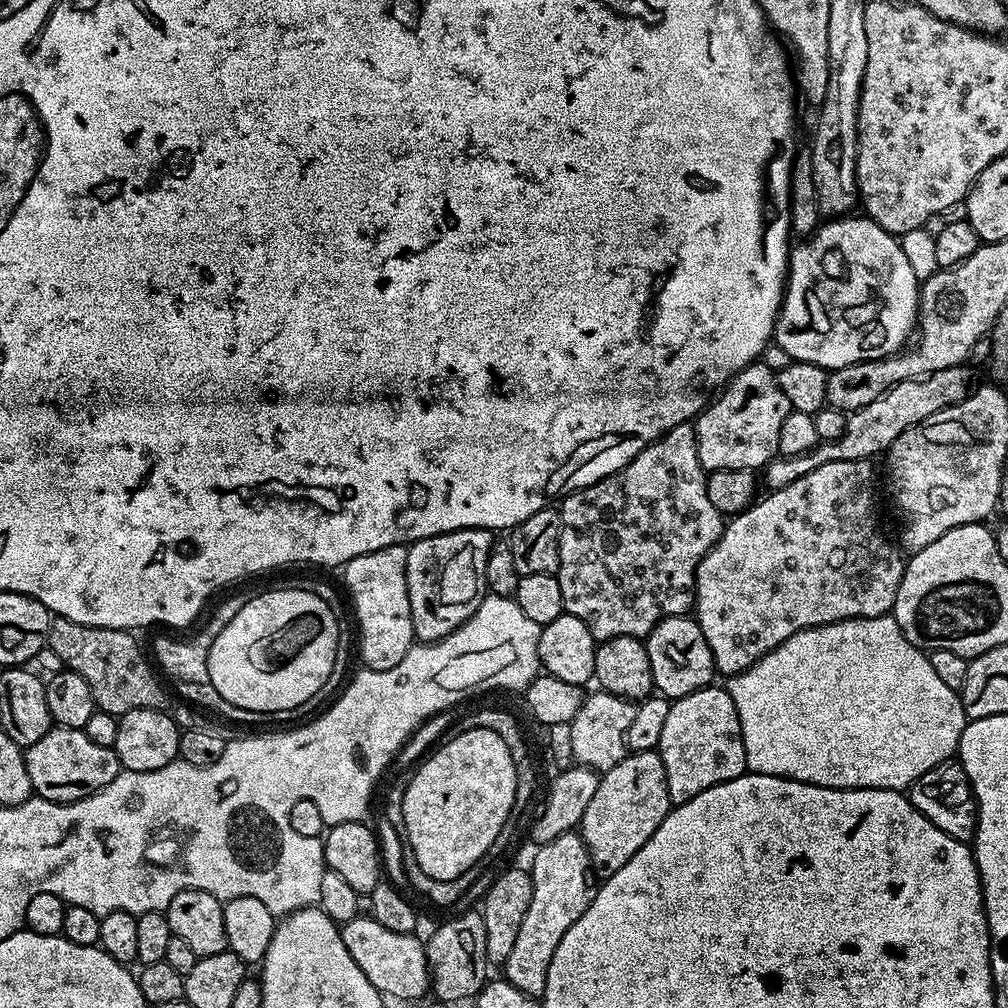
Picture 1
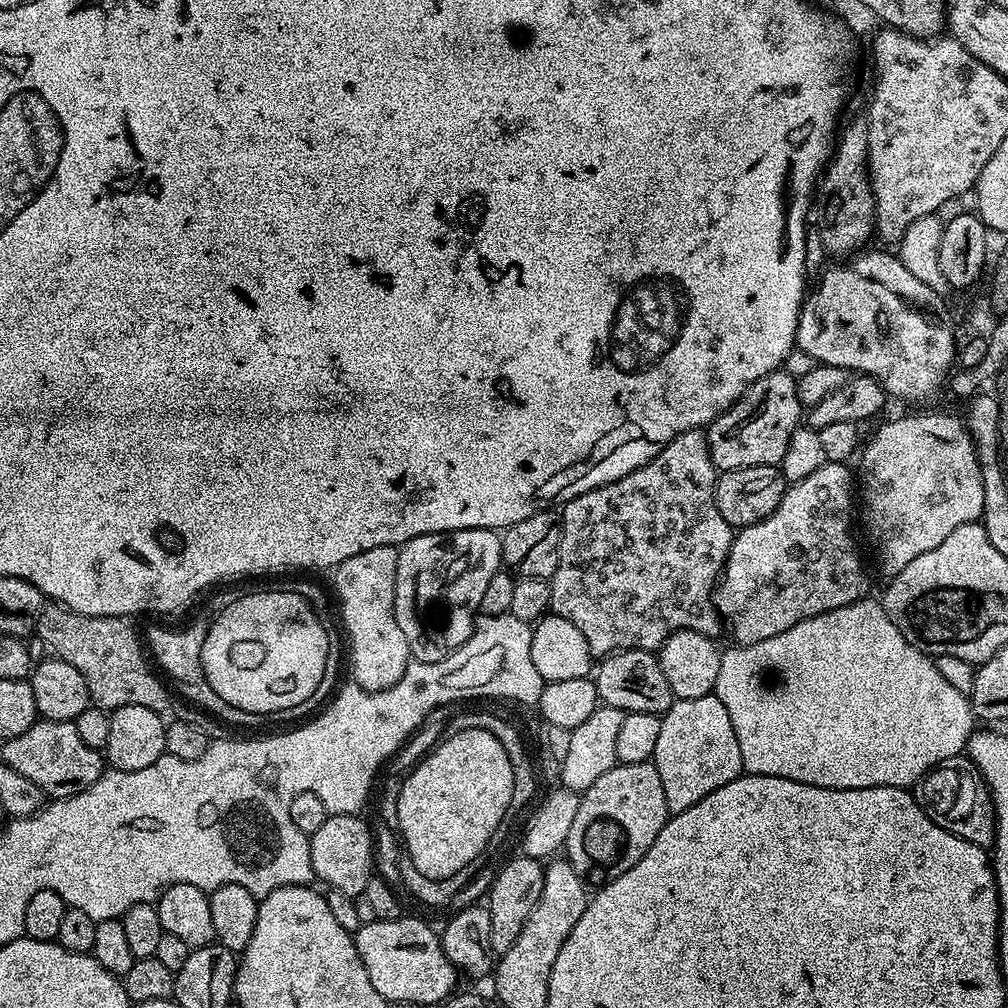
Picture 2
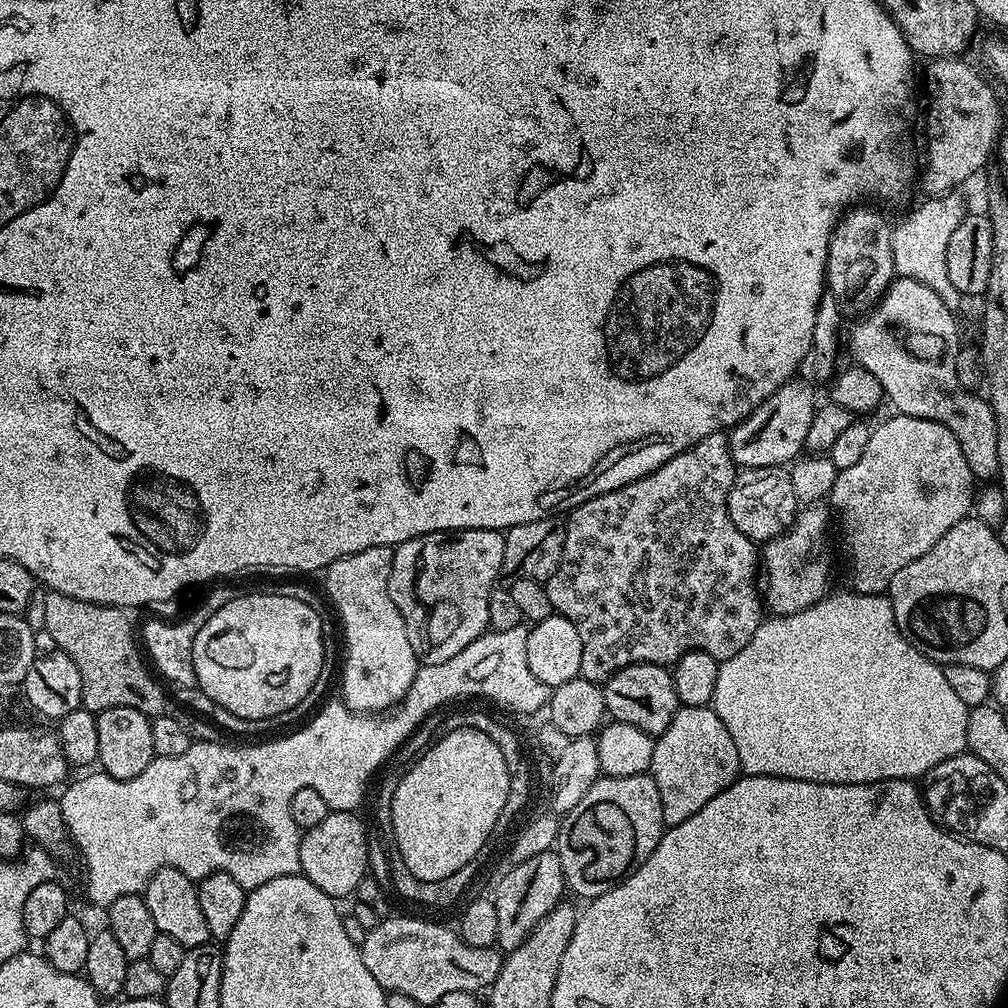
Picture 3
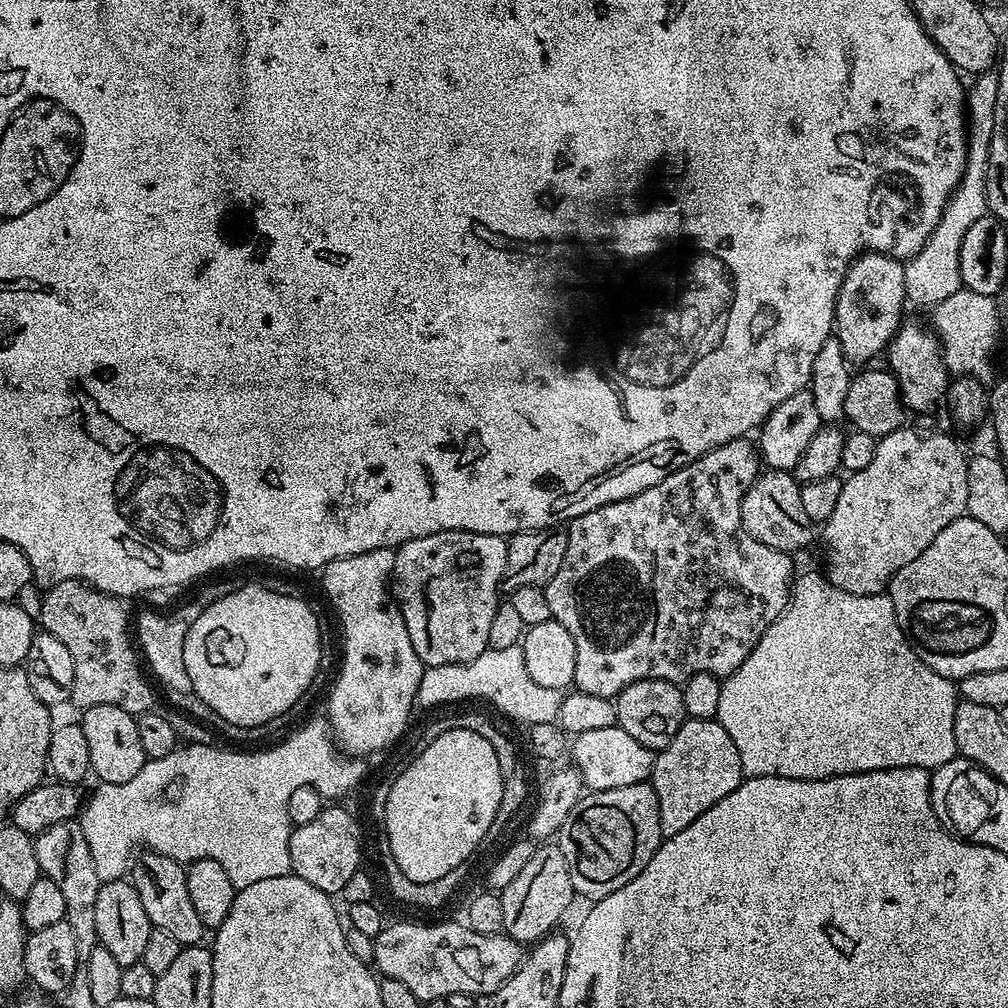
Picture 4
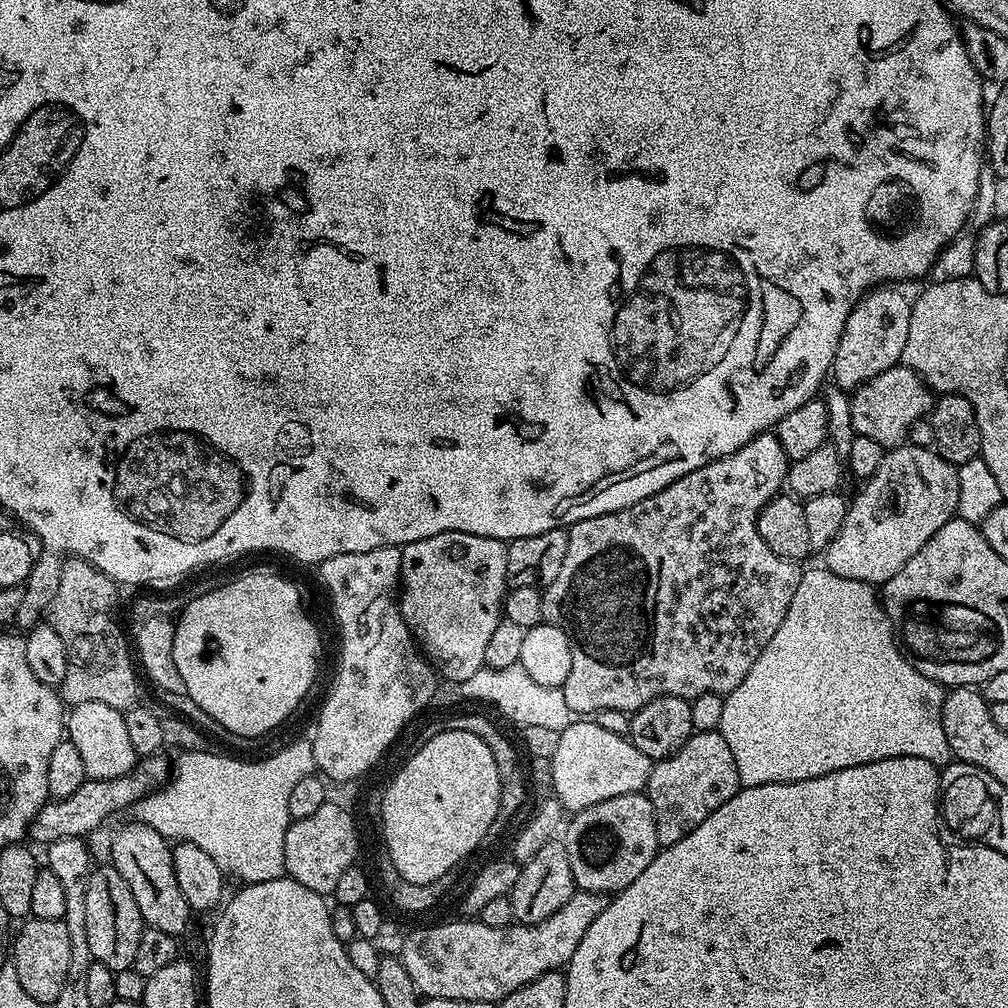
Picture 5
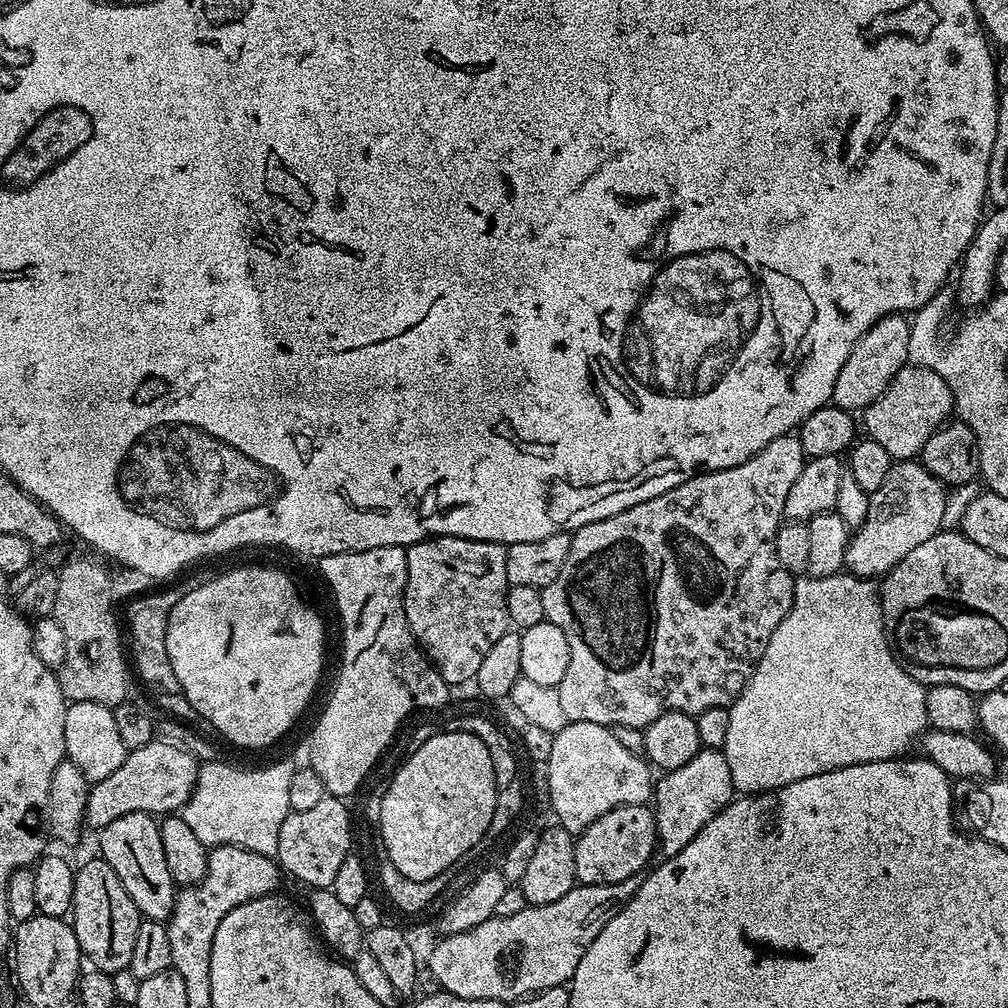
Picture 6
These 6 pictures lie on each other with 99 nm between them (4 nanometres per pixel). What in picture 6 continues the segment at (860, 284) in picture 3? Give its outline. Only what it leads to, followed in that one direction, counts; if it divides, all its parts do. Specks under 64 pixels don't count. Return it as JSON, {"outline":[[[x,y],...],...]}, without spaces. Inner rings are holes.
{"outline":[[[893,314],[884,316],[850,350],[850,354],[842,368],[838,370],[838,376],[832,387],[831,403],[843,412],[859,413],[870,406],[874,398],[878,398],[886,386],[898,374],[898,370],[909,363],[907,344],[910,342],[909,321],[903,315]]]}

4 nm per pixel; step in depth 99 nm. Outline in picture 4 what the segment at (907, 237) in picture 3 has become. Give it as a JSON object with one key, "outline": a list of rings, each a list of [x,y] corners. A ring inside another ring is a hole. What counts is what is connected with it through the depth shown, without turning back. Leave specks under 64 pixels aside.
{"outline":[[[994,72],[981,73],[968,90],[968,158],[963,178],[952,192],[944,207],[938,226],[931,232],[930,238],[923,244],[922,250],[904,264],[904,294],[909,303],[926,308],[938,304],[958,290],[963,289],[961,282],[961,244],[966,230],[988,214],[986,202],[986,171],[988,152],[994,130],[994,109],[998,89],[998,78]]]}

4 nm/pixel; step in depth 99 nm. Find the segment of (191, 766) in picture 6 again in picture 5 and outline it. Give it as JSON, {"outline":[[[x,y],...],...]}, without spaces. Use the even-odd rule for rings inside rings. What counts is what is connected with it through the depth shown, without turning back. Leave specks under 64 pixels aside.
{"outline":[[[164,754],[143,757],[132,771],[122,774],[122,778],[110,778],[109,780],[85,780],[70,798],[61,800],[49,799],[38,810],[38,814],[32,819],[30,825],[31,839],[36,839],[41,846],[47,846],[58,842],[58,838],[91,837],[105,827],[104,823],[115,812],[124,812],[133,807],[137,800],[147,796],[149,792],[168,783],[170,775],[170,760]]]}

